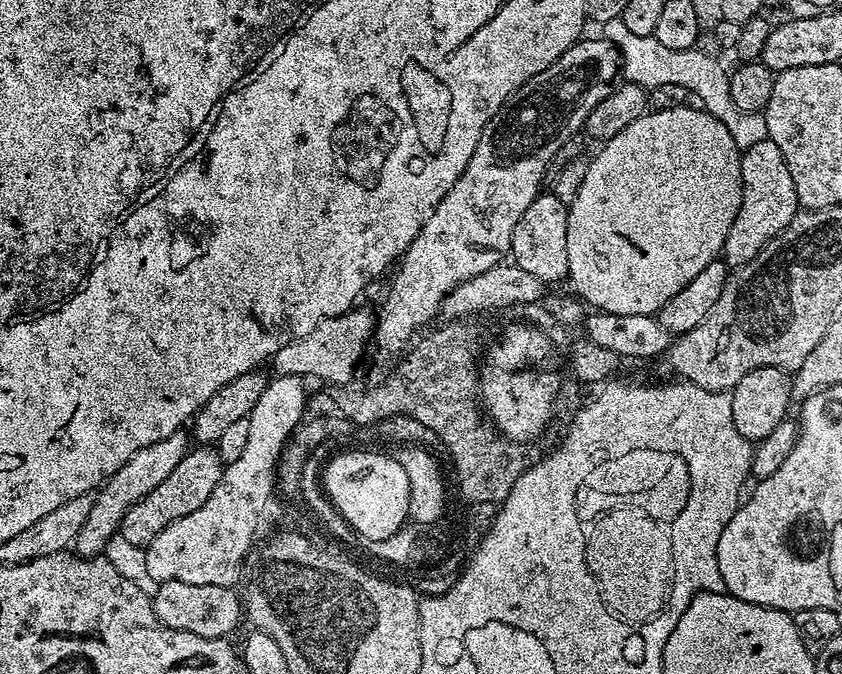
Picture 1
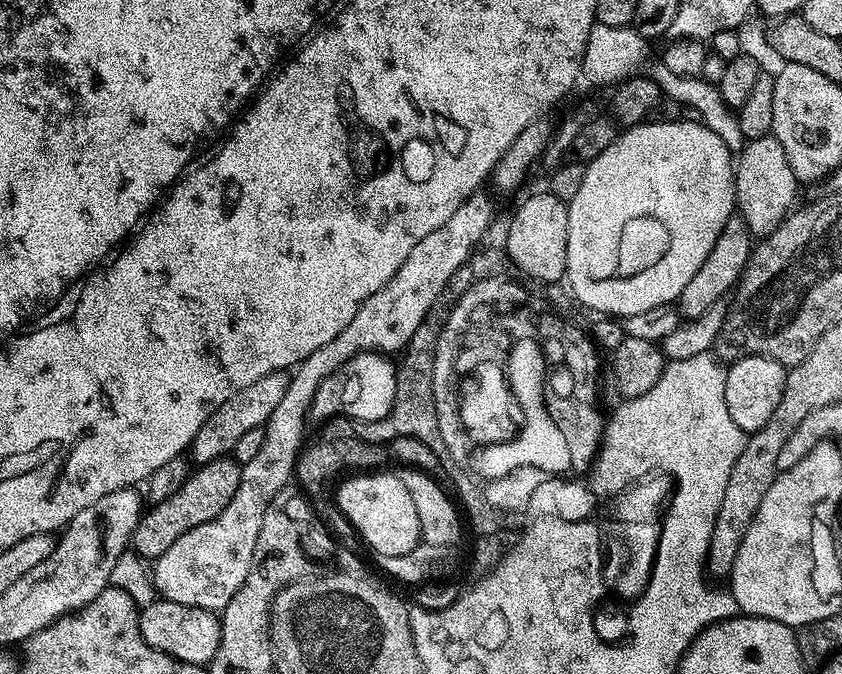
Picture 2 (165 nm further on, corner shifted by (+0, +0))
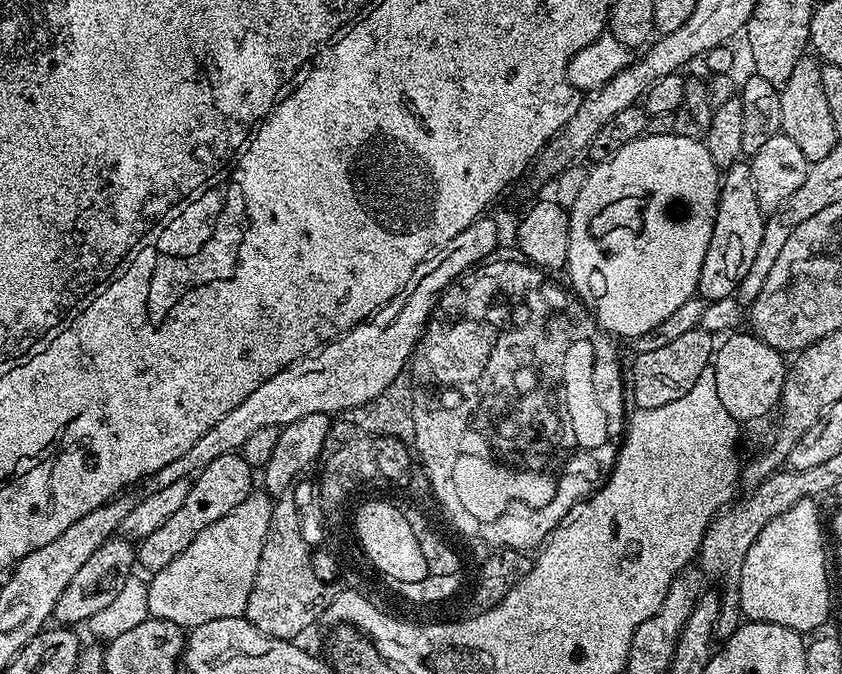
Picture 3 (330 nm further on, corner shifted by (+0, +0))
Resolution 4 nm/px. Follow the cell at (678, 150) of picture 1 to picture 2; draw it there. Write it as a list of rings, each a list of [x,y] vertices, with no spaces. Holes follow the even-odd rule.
[[[679,120],[678,122],[658,122],[657,124],[649,124],[647,122],[635,126],[628,126],[617,135],[616,139],[610,142],[610,146],[602,151],[602,154],[594,158],[586,164],[584,177],[582,178],[582,186],[578,190],[578,194],[574,194],[572,200],[567,201],[568,221],[570,222],[570,238],[566,242],[566,262],[568,270],[566,273],[566,284],[572,287],[572,292],[585,304],[588,308],[593,308],[593,313],[603,314],[621,318],[634,314],[641,314],[642,311],[651,310],[656,306],[670,304],[679,301],[682,289],[690,282],[690,278],[694,278],[694,274],[698,274],[702,262],[706,262],[706,254],[710,254],[710,250],[714,250],[714,242],[718,242],[718,234],[722,234],[722,226],[726,226],[728,219],[736,212],[736,178],[734,175],[734,153],[728,149],[726,142],[722,142],[722,138],[718,138],[718,134],[714,134],[714,130],[710,130],[705,124],[701,124],[699,120]]]

